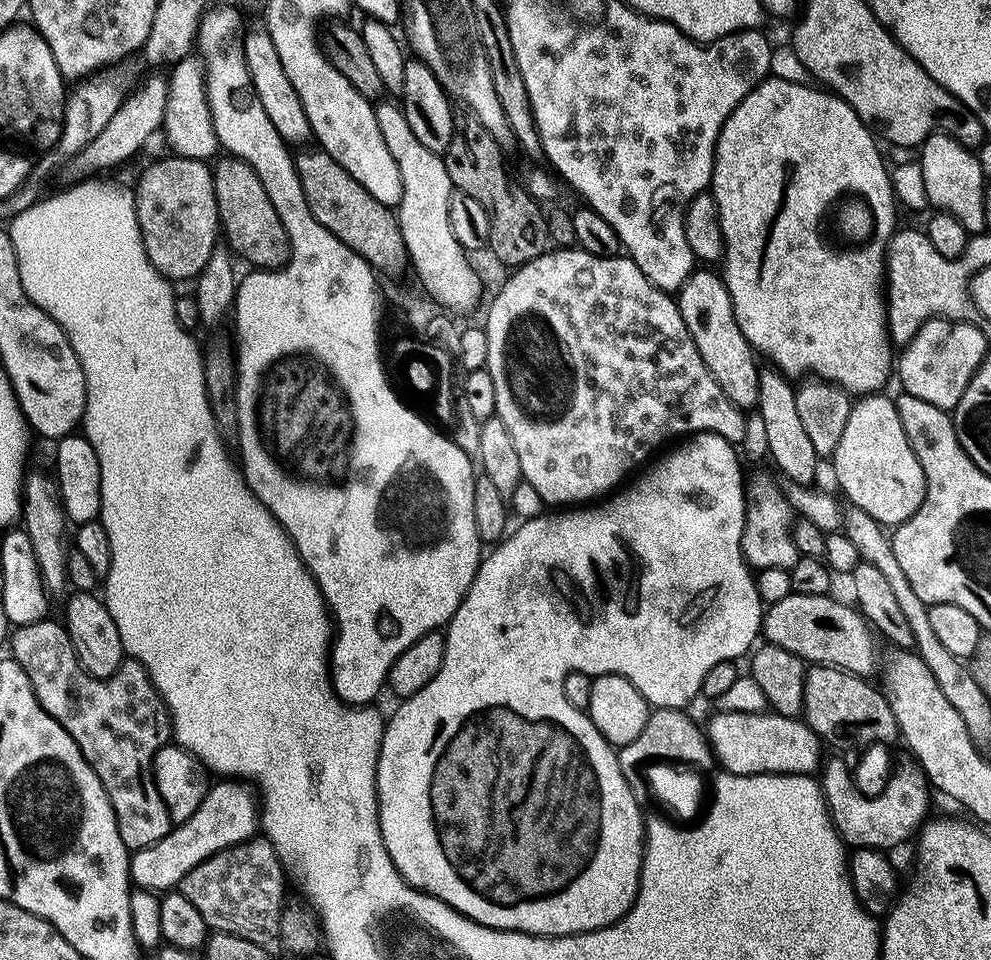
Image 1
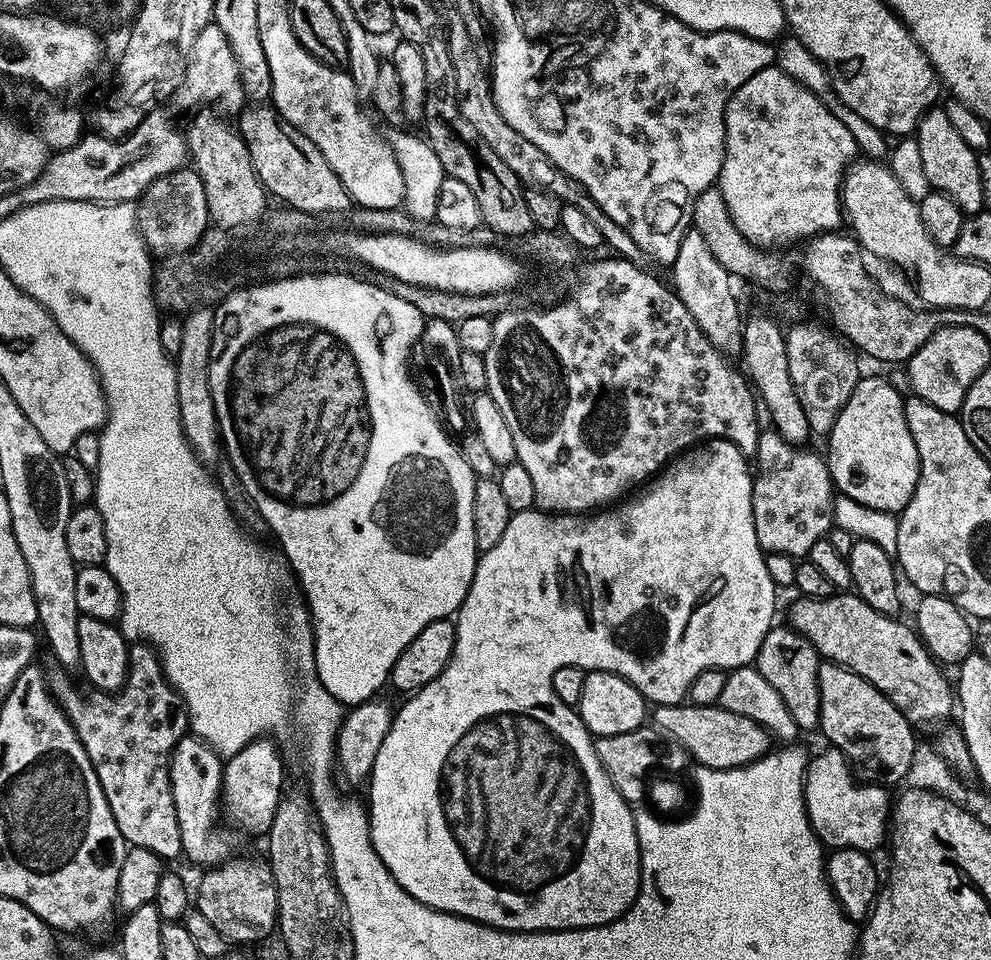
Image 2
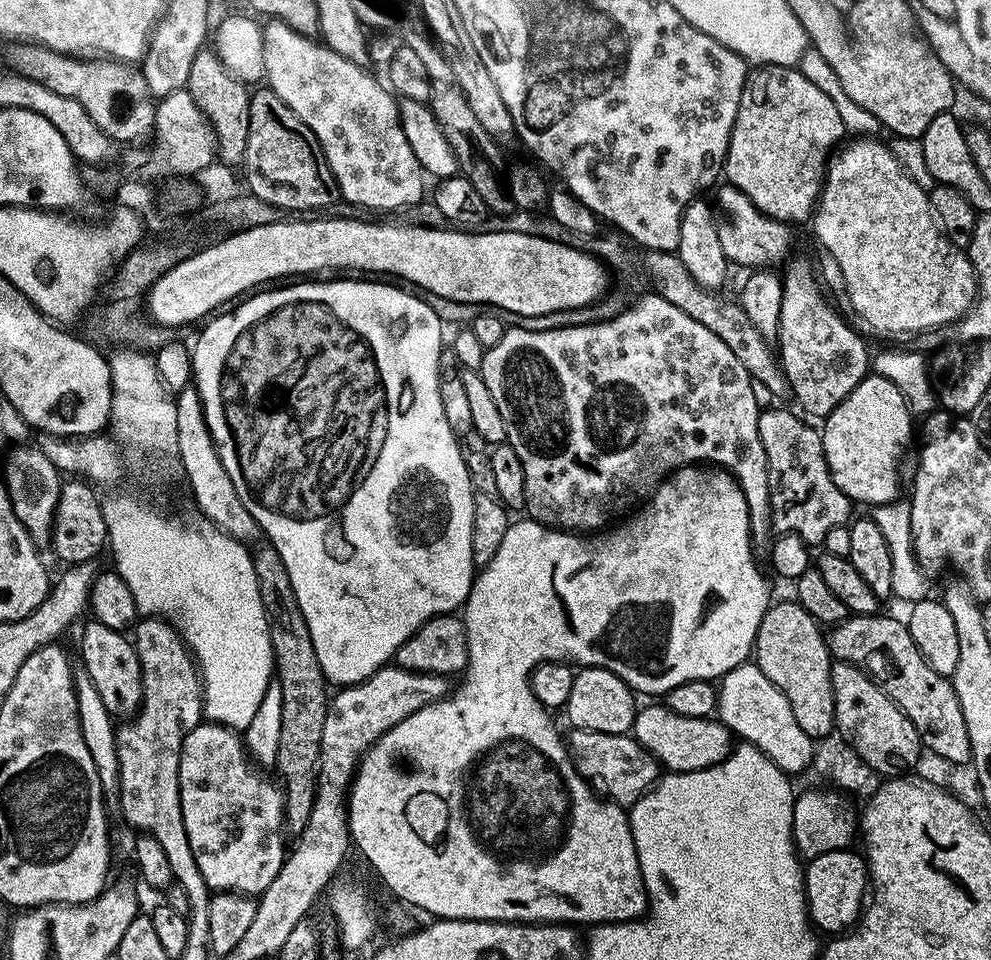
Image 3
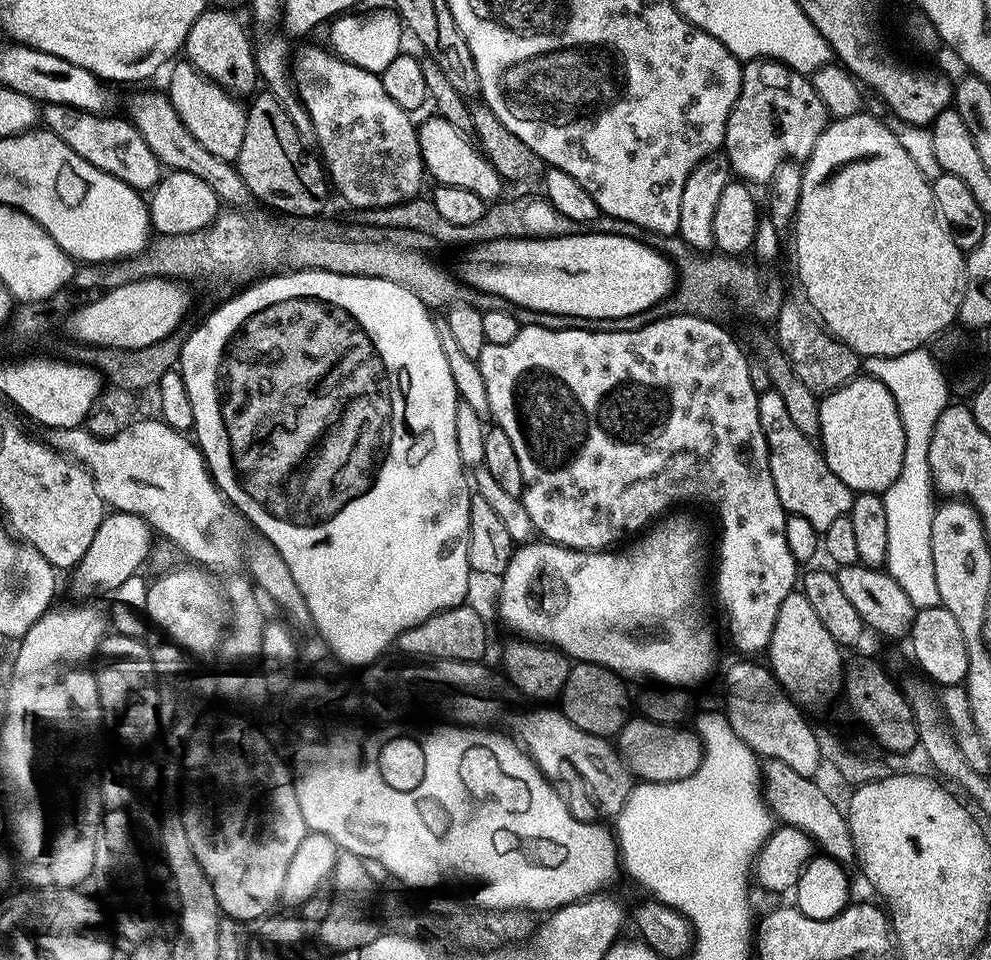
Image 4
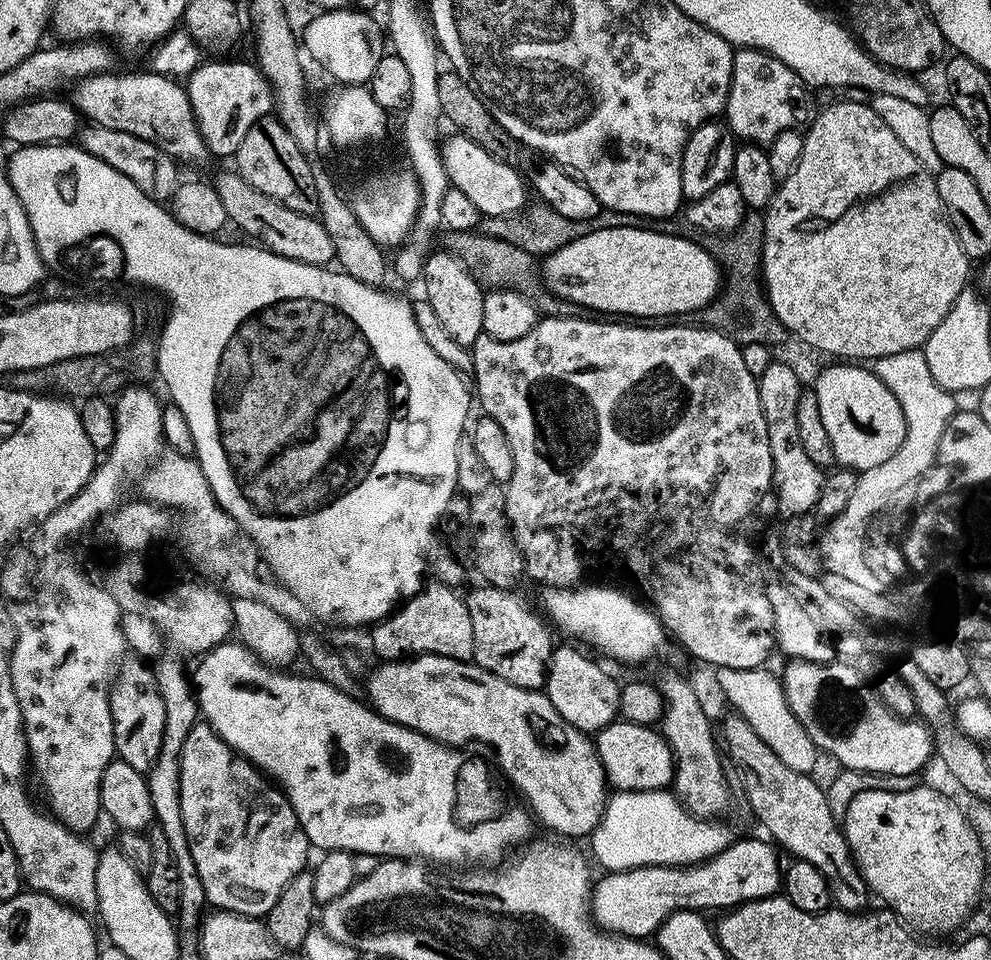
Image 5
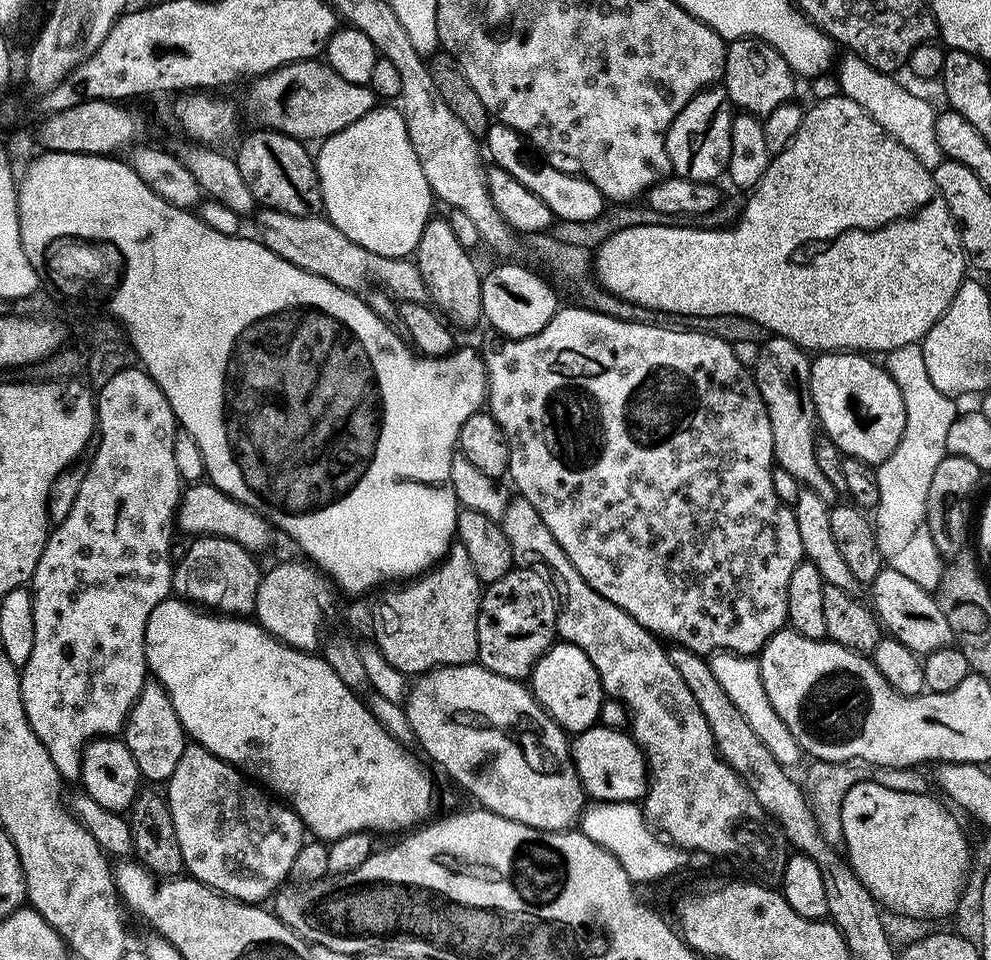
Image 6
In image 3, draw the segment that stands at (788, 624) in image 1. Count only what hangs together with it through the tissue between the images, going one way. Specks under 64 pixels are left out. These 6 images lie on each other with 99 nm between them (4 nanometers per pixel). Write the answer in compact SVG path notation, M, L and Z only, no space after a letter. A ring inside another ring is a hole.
M848 606L843 615L837 620L824 622L822 631L827 639L828 647L833 653L836 652L841 661L855 664L871 676L873 682L879 686L887 696L910 718L910 722L916 727L916 733L920 736L921 745L946 760L956 764L969 764L972 760L972 747L970 746L969 734L966 732L966 724L962 719L961 702L957 696L953 677L947 672L938 670L930 658L918 646L918 642L912 633L912 625L907 619L904 620L892 610L870 610L866 606Z

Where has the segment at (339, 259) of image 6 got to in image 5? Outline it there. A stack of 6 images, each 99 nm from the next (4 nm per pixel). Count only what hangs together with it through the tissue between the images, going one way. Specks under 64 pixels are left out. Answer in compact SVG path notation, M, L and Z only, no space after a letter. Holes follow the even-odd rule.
M229 170L220 172L214 179L214 185L225 204L226 214L232 224L236 223L245 232L249 241L263 246L269 252L278 254L287 260L297 260L303 264L319 264L328 266L333 263L335 248L327 234L323 222L316 216L298 214L298 210L290 210L290 206L282 206L270 194L262 194L246 178L242 178L239 172Z

